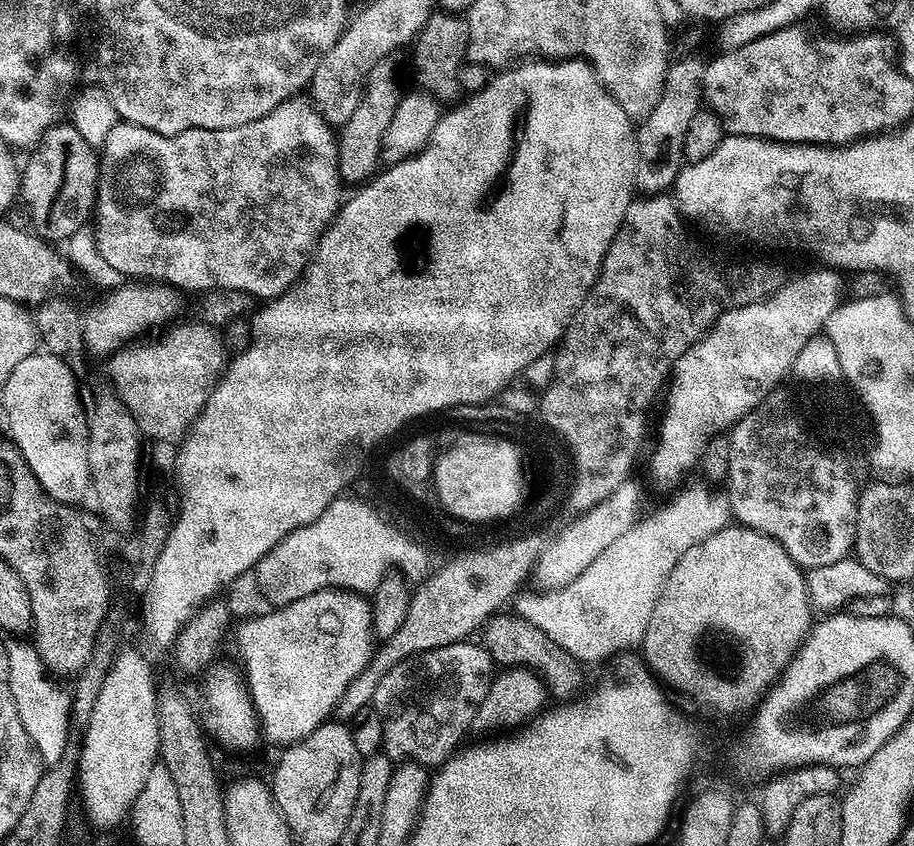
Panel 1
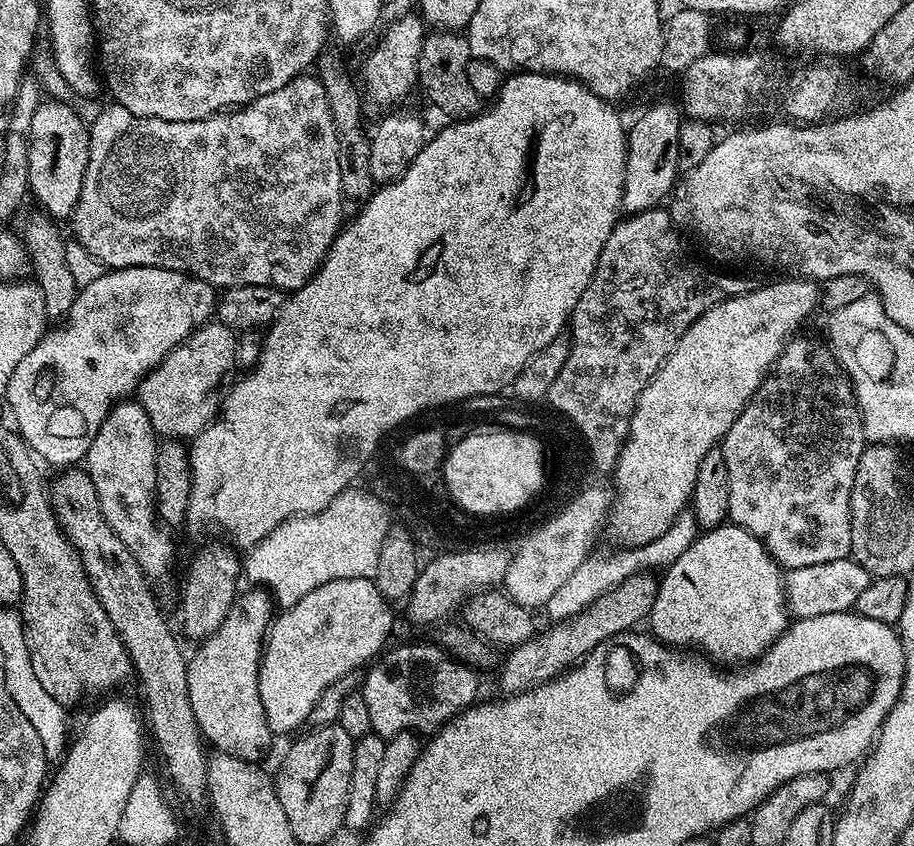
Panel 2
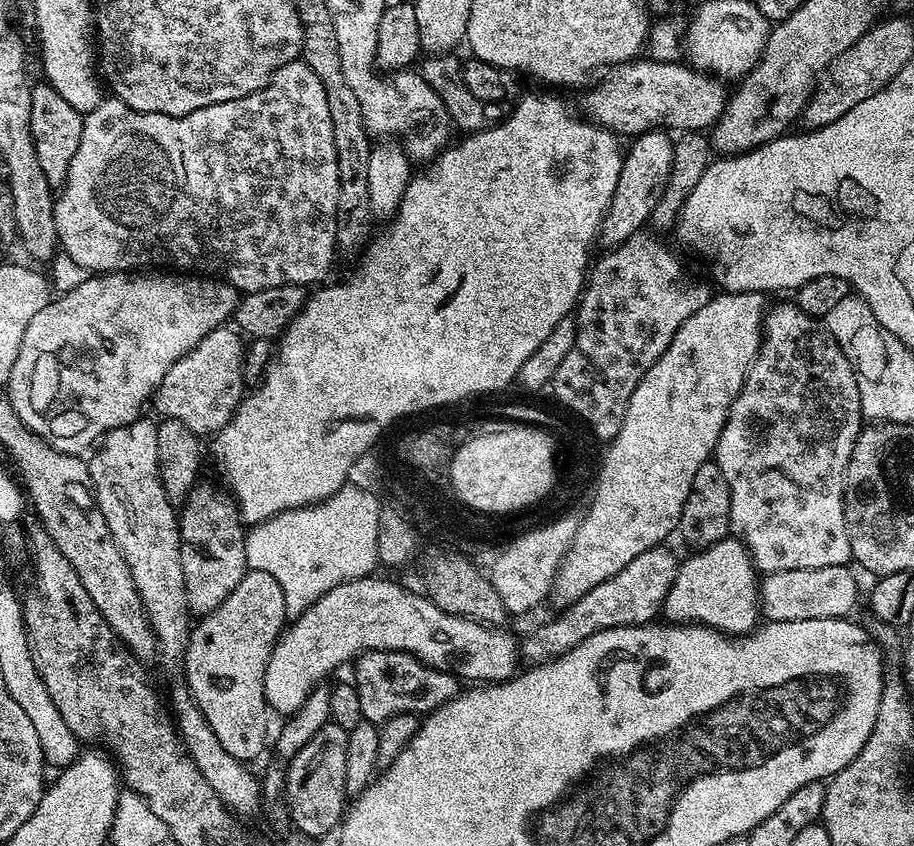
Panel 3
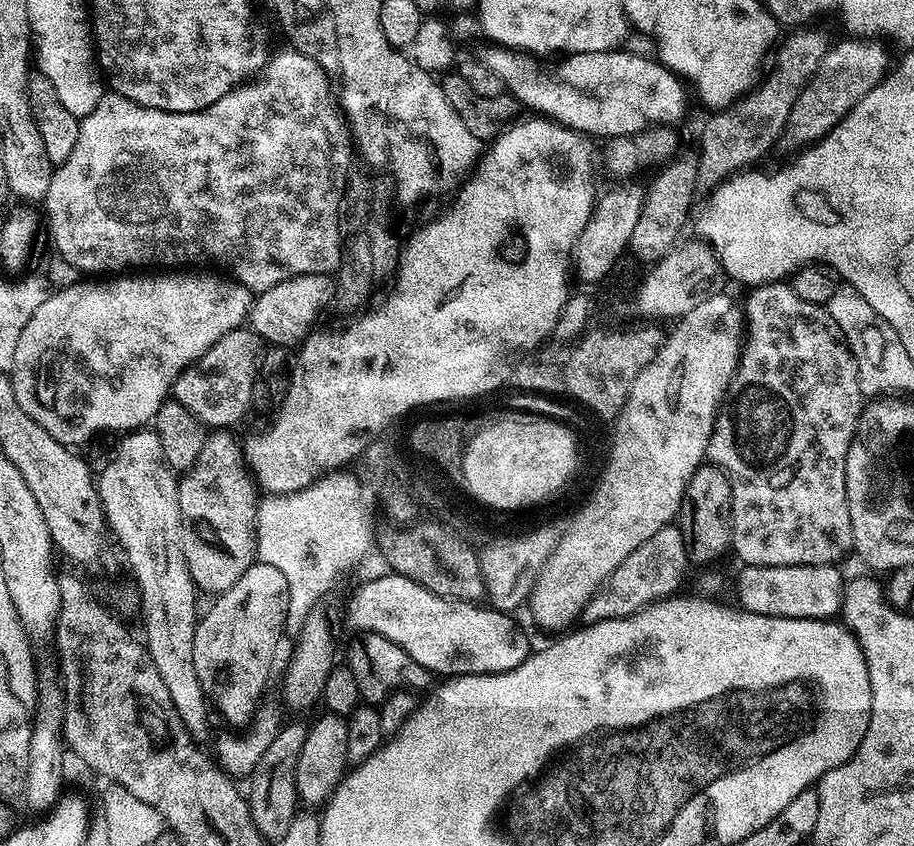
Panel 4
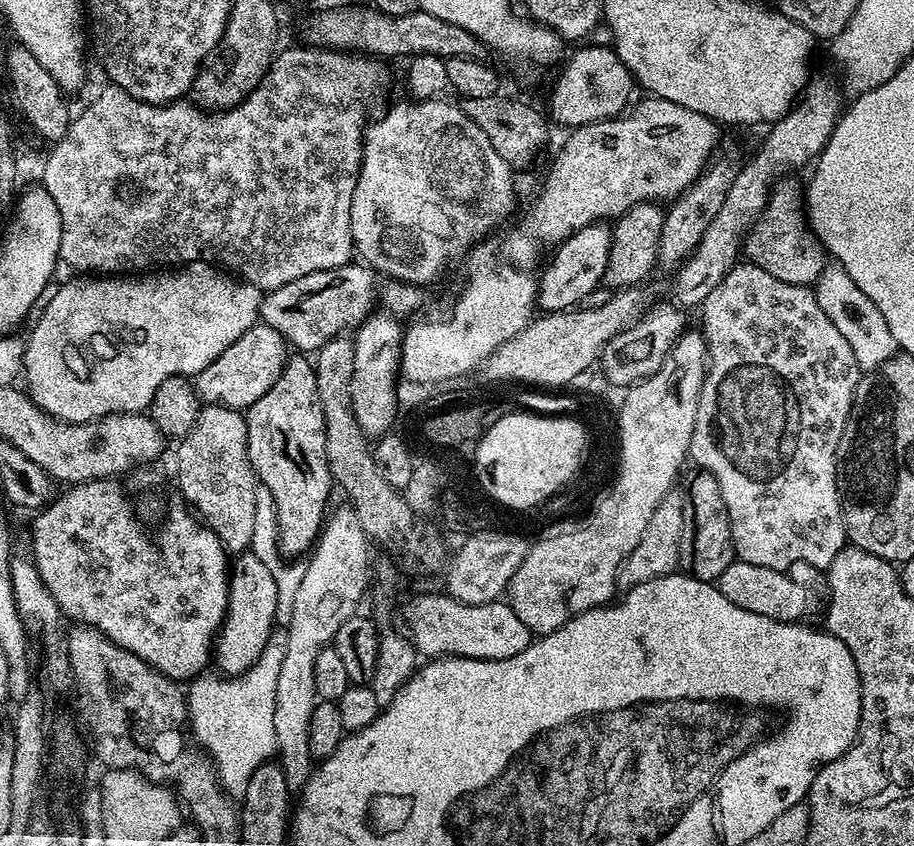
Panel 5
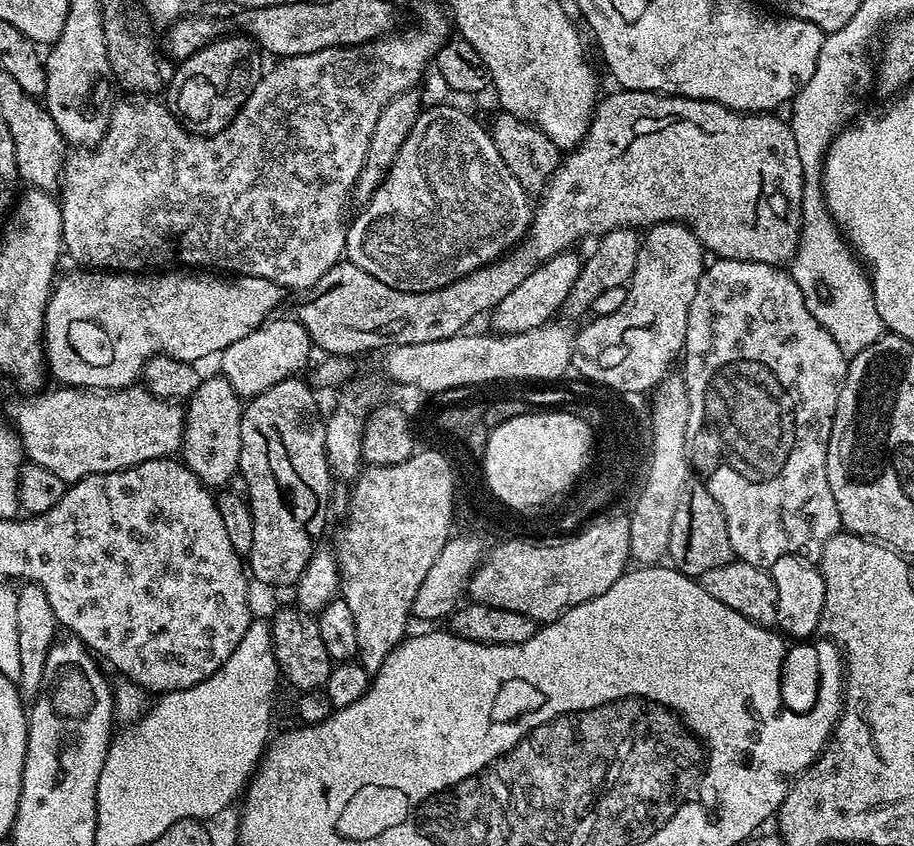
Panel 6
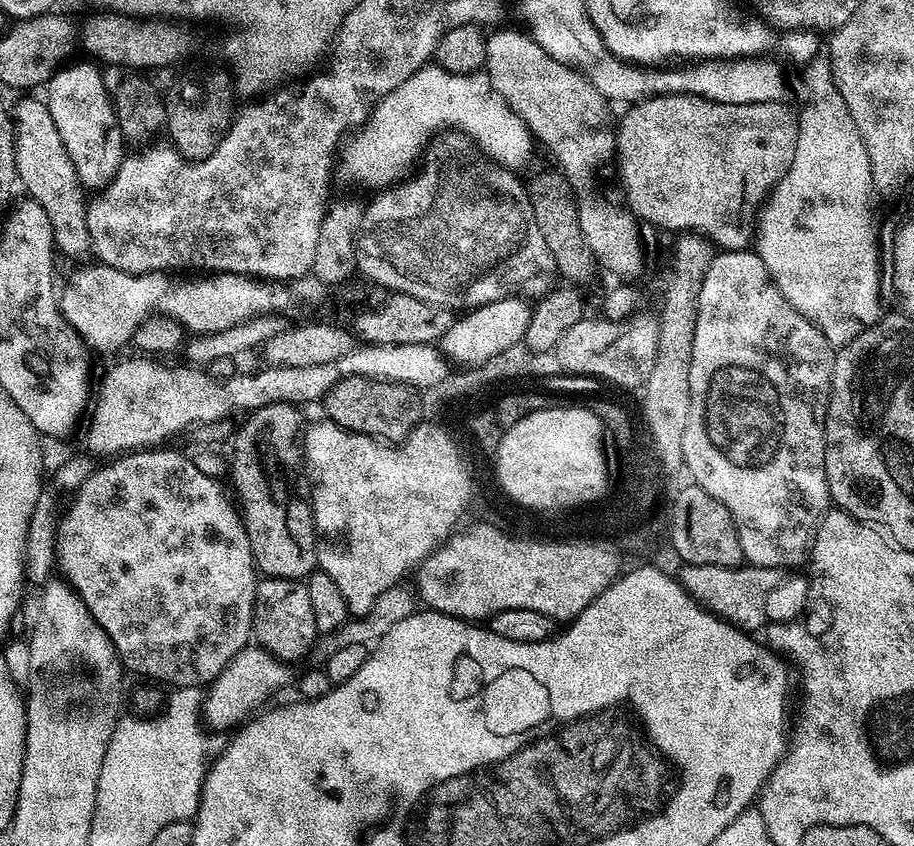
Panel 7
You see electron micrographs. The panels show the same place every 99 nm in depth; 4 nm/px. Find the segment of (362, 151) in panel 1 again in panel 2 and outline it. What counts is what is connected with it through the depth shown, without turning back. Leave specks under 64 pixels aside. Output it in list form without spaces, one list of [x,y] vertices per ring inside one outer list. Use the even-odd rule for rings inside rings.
[[[409,14],[395,17],[393,24],[384,32],[384,37],[376,46],[372,57],[364,64],[363,103],[369,117],[379,117],[389,110],[395,109],[396,103],[410,95],[417,87],[418,54],[422,54],[426,24],[419,15]]]

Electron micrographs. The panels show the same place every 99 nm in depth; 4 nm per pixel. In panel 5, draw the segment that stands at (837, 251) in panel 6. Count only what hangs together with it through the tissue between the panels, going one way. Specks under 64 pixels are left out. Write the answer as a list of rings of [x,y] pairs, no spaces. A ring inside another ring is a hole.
[[[829,263],[817,278],[814,291],[818,298],[818,306],[842,330],[842,338],[850,342],[850,350],[854,350],[854,358],[860,363],[861,369],[871,370],[882,362],[886,362],[892,356],[897,355],[896,340],[890,334],[890,326],[886,326],[886,318],[882,318],[882,310],[858,290],[854,278],[846,274],[846,270],[839,264]]]

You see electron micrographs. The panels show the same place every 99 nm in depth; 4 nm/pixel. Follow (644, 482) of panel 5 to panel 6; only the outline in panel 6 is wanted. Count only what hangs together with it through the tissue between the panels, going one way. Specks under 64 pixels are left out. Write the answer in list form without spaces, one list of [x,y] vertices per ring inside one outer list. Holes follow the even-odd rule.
[[[609,511],[597,515],[598,522],[589,528],[583,538],[570,544],[557,545],[556,548],[536,548],[529,544],[508,544],[478,570],[475,583],[466,590],[467,595],[475,603],[485,604],[491,608],[514,610],[518,614],[526,614],[537,622],[551,622],[563,616],[568,608],[578,606],[582,602],[590,602],[590,598],[598,598],[598,594],[606,594],[614,582],[626,571],[630,564],[630,522],[625,513]]]

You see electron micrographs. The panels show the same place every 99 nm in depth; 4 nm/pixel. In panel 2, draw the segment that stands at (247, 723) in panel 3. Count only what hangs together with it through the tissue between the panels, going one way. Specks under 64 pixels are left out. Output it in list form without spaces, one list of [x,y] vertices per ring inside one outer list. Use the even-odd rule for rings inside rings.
[[[262,588],[239,597],[223,620],[223,625],[195,648],[196,652],[187,659],[187,690],[190,694],[191,709],[195,720],[199,722],[201,735],[217,751],[230,753],[241,760],[259,761],[268,750],[274,734],[268,725],[265,707],[260,694],[260,662],[263,656],[264,642],[274,618],[274,602],[271,595]]]

